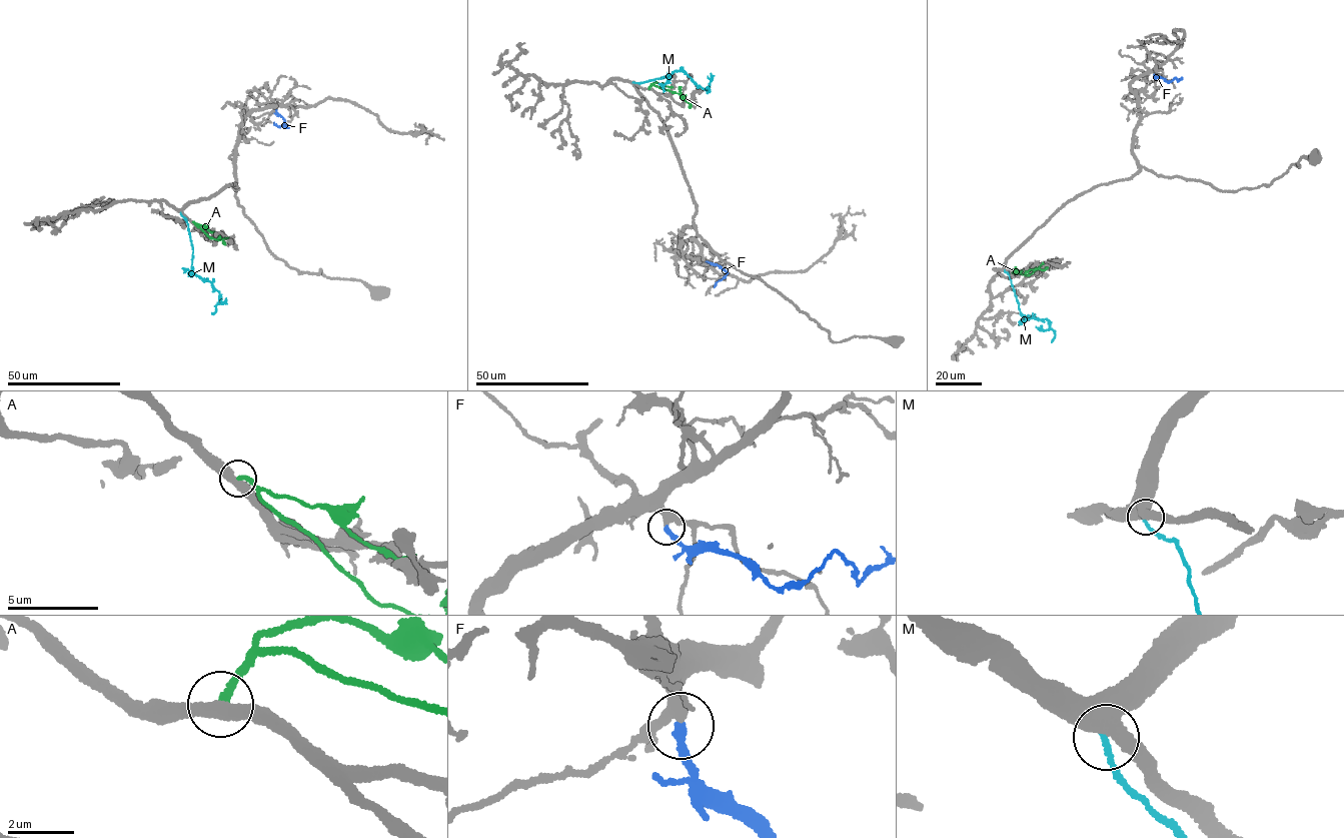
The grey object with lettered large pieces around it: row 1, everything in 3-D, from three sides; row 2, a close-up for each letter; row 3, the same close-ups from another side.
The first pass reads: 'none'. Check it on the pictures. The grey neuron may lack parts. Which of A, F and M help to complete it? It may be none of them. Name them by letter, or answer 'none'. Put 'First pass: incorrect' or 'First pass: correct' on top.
First pass: incorrect
F

